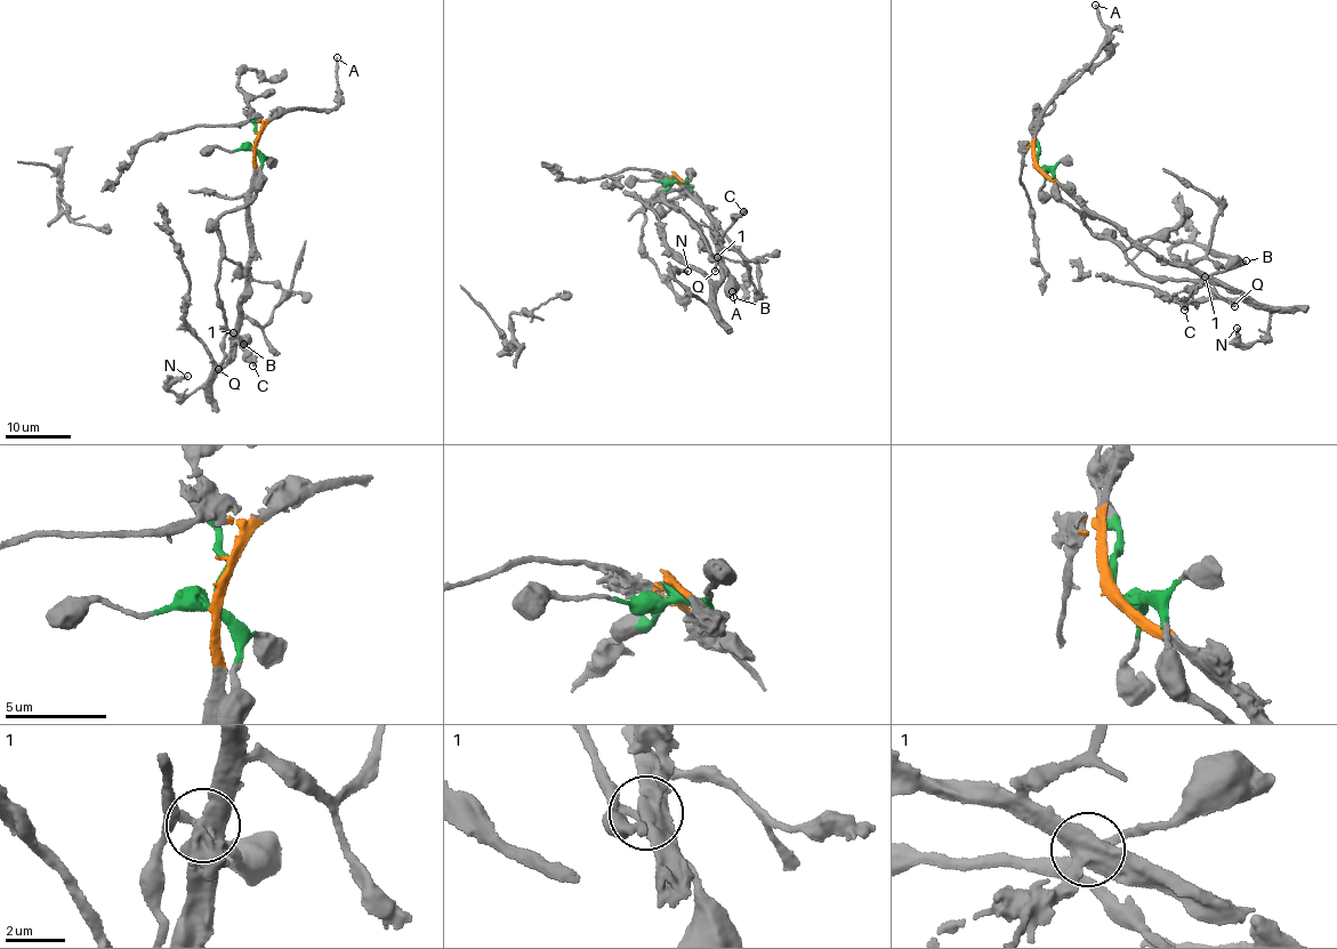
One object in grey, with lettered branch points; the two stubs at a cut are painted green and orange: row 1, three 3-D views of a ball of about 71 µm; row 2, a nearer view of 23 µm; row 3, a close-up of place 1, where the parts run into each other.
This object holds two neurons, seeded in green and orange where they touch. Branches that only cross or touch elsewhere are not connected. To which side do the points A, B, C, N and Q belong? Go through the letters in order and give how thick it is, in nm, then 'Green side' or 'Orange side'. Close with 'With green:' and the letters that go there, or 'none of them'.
A: Thickness 180 nm. Orange side
B: Thickness 600 nm. Green side
C: Thickness 400 nm. Orange side
N: Thickness 200 nm. Orange side
Q: Thickness 280 nm. Green side
With green: B, Q

